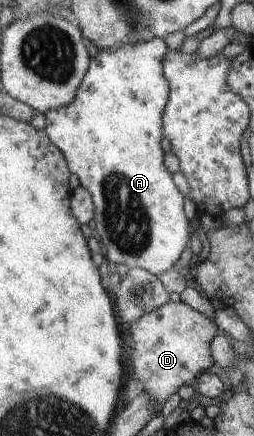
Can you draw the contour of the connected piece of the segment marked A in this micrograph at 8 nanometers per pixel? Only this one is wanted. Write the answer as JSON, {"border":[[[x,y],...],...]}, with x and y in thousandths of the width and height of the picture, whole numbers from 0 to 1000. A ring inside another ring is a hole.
{"border":[[[606,85],[598,92],[551,99],[547,103],[520,101],[453,117],[390,117],[366,135],[358,133],[343,167],[331,172],[307,211],[295,216],[299,225],[264,245],[181,259],[181,294],[169,298],[181,312],[220,333],[220,339],[252,356],[276,394],[307,404],[315,424],[346,436],[366,454],[374,472],[366,495],[370,523],[394,537],[386,553],[402,562],[421,599],[457,601],[457,606],[496,606],[508,615],[551,612],[614,633],[693,606],[693,599],[717,587],[717,576],[732,573],[732,564],[740,564],[752,548],[748,528],[740,528],[748,507],[732,502],[720,484],[724,450],[693,431],[681,401],[642,381],[650,349],[638,346],[630,335],[638,317],[638,259],[661,229],[661,195],[634,158],[634,142],[657,115],[646,89]]]}

